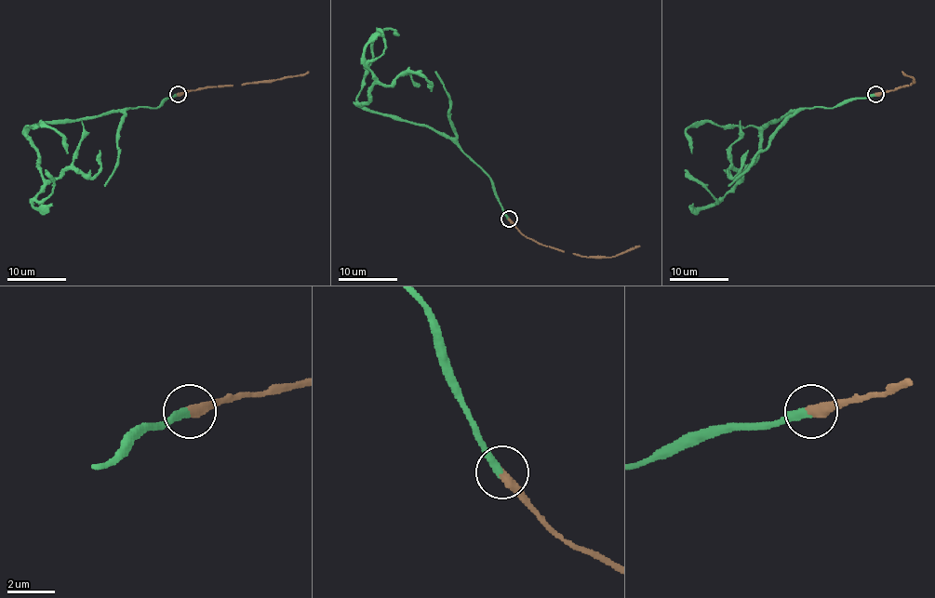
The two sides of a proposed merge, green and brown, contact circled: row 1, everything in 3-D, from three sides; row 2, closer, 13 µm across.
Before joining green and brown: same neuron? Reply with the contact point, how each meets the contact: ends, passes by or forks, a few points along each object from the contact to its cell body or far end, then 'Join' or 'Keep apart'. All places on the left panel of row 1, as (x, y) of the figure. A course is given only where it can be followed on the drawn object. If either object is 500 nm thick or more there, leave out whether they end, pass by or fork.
Place: (178, 94). At the ring green ends. At the ring brown ends. Course of green: (178, 95), (159, 106), (28, 130), (46, 179), (68, 168), (92, 176), (100, 168), (100, 150). Course of brown: (178, 95), (199, 88), (282, 80), (302, 75), (309, 71). Join

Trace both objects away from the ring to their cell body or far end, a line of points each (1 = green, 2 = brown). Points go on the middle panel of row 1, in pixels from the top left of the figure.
1: (509, 219), (490, 178), (450, 139), (359, 106), (377, 83), (391, 84), (404, 73), (423, 75), (431, 91)
2: (509, 219), (530, 238), (583, 257), (613, 257), (640, 245)

